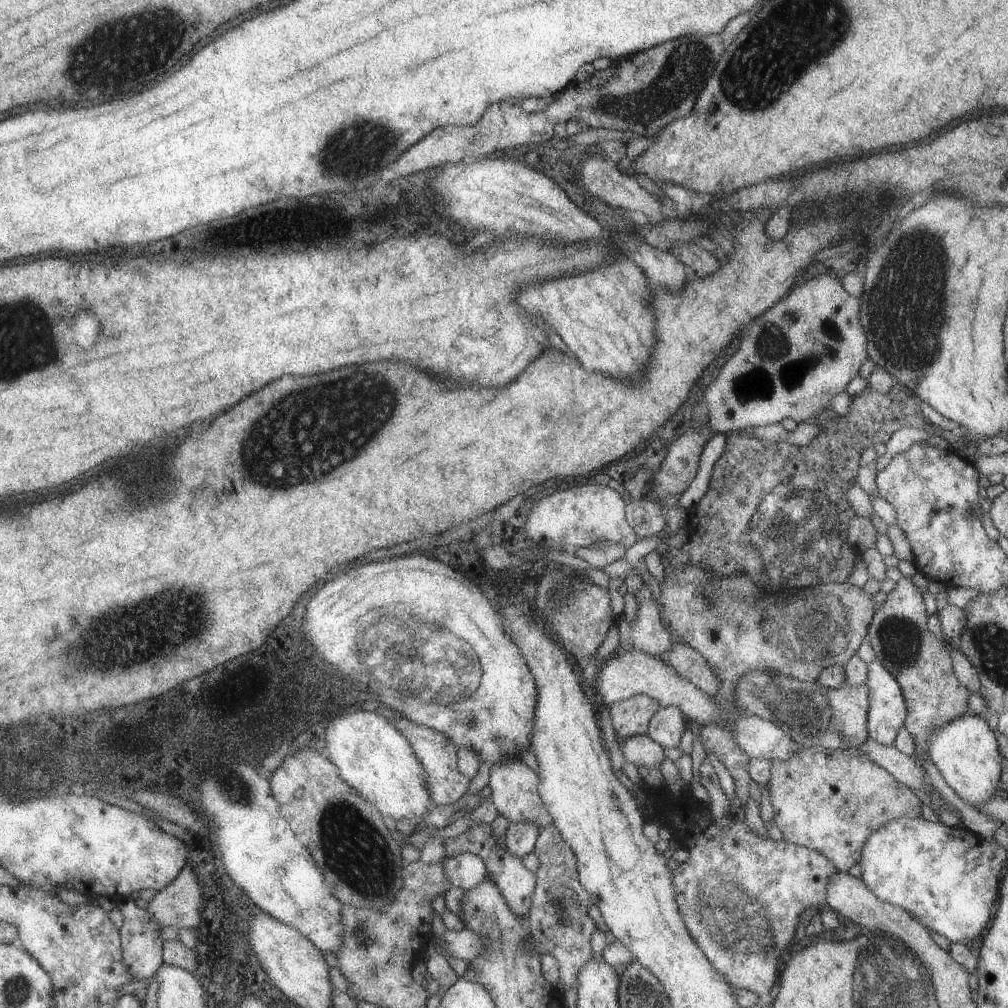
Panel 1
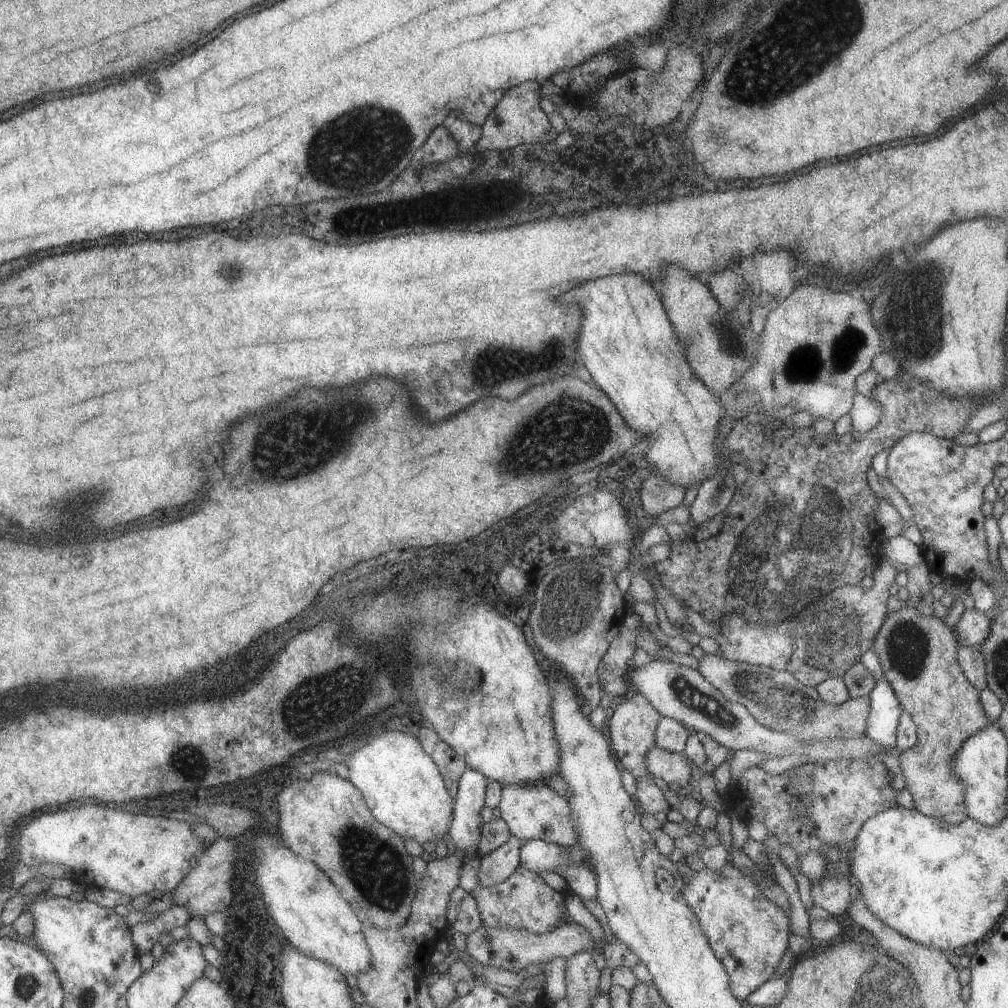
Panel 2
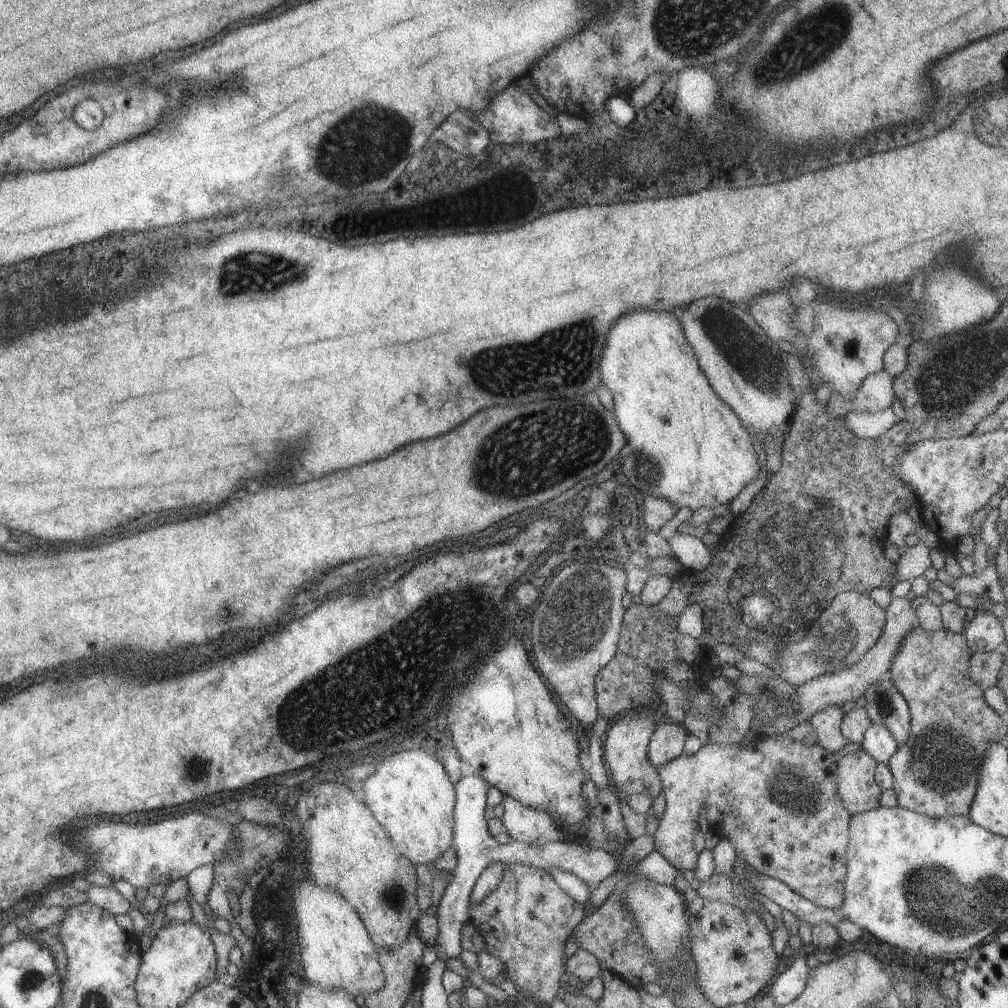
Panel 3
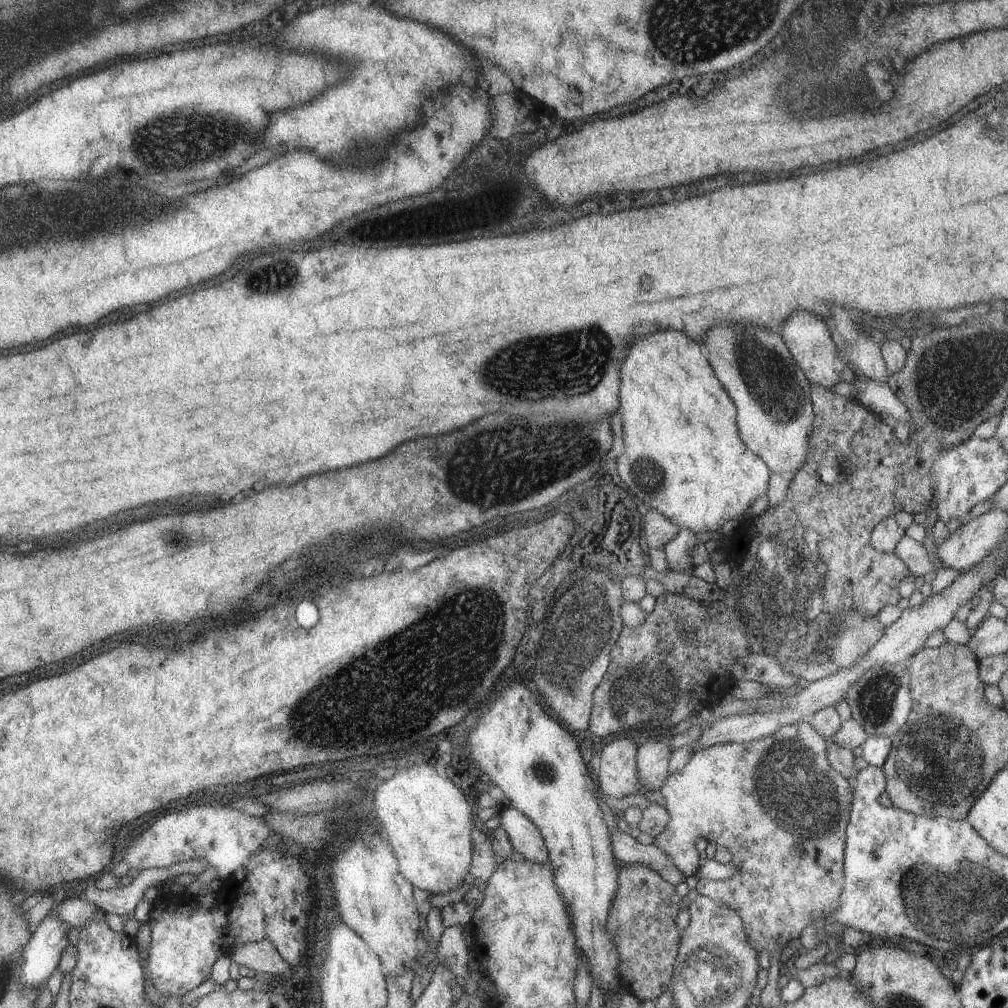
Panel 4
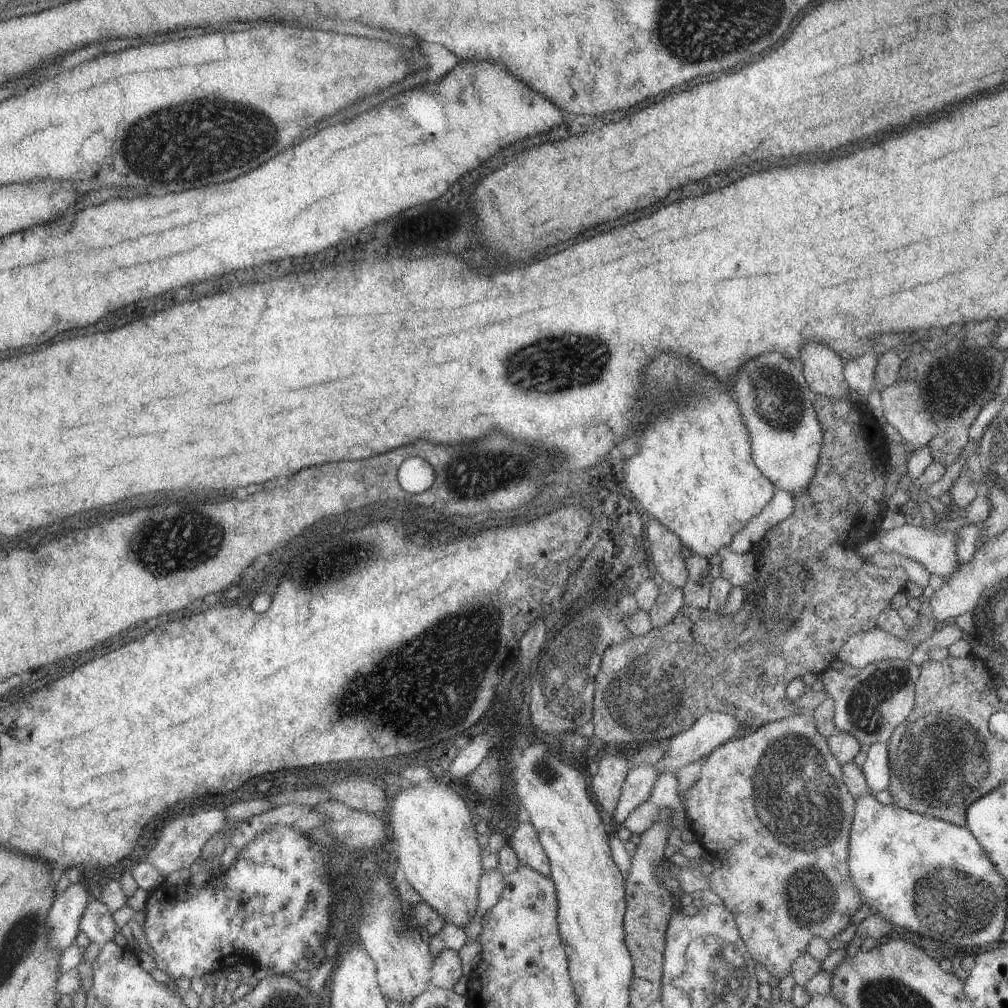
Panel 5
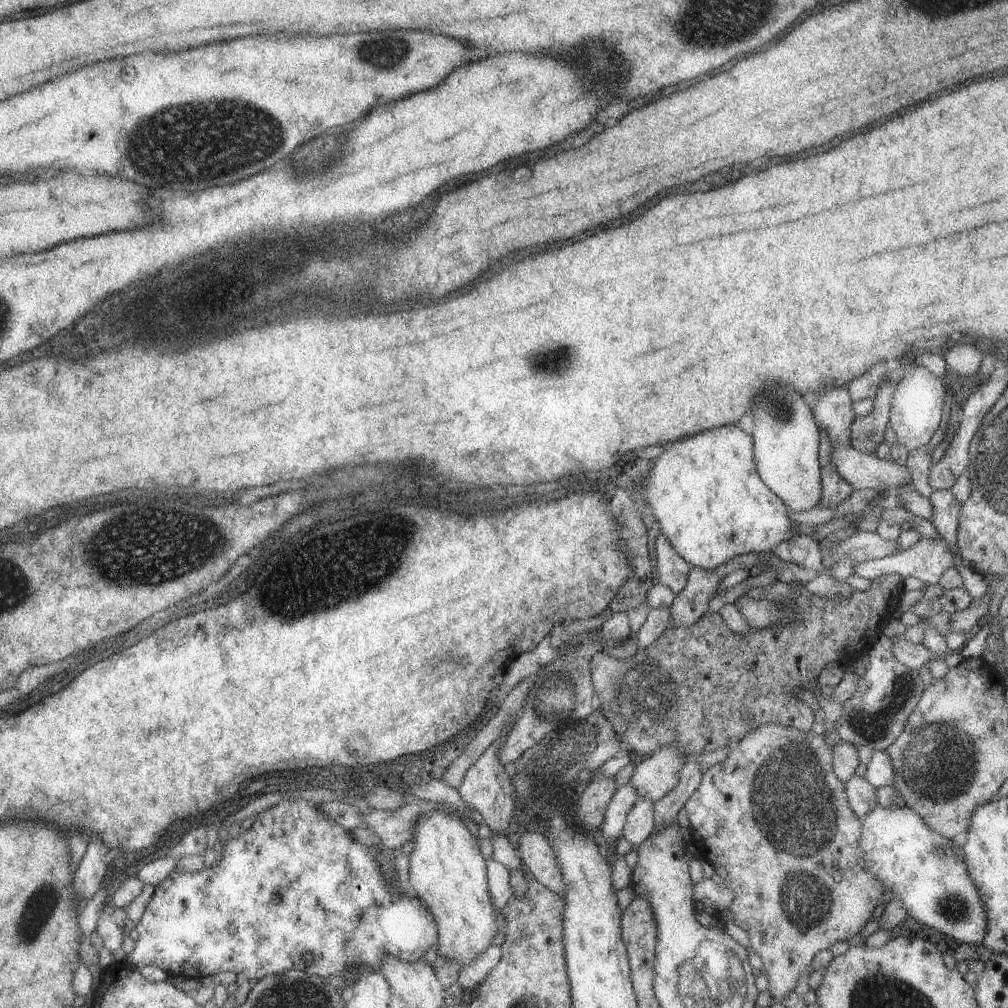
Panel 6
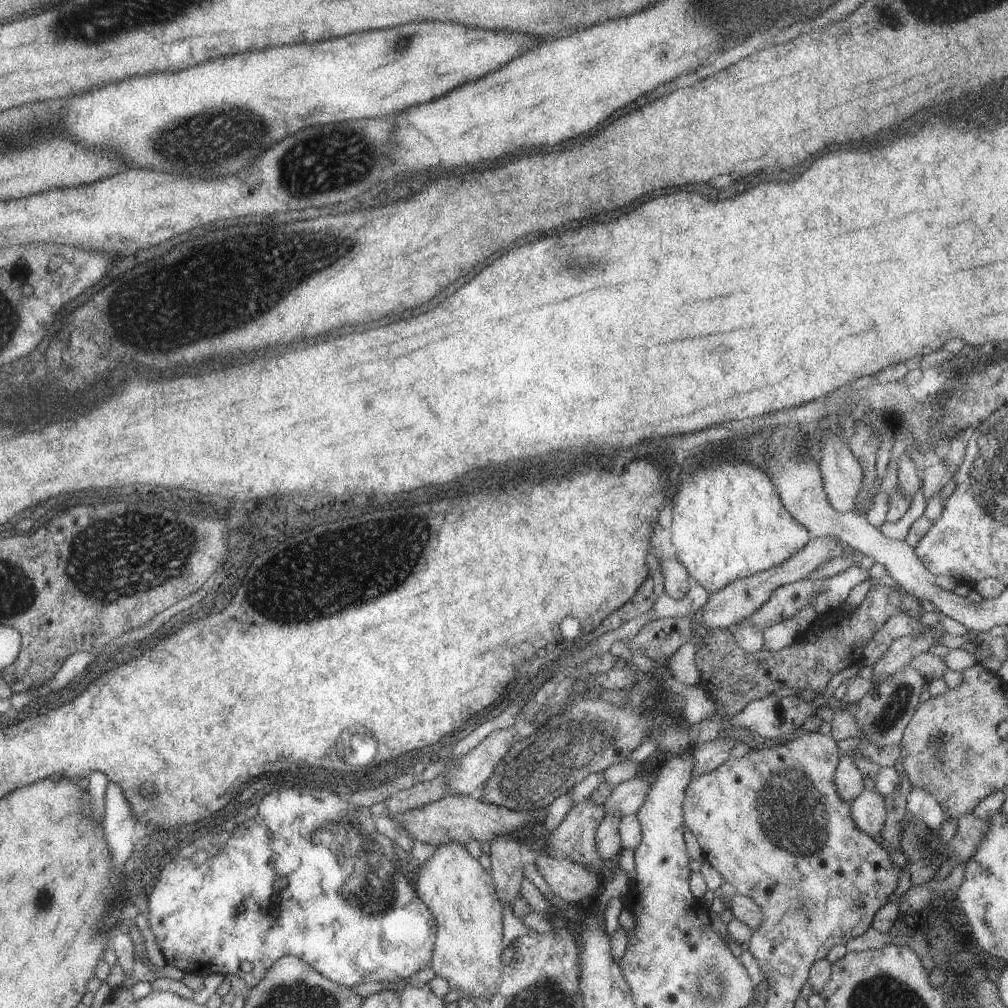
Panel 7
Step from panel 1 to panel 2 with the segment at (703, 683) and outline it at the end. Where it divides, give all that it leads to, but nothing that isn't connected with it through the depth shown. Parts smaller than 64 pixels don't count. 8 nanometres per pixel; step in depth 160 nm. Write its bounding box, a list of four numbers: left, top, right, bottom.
[697,654,870,740]

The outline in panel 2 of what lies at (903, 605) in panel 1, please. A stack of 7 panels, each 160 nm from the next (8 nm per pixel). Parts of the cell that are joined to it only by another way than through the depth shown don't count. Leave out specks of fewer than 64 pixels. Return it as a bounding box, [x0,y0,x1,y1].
[872,604,993,824]

